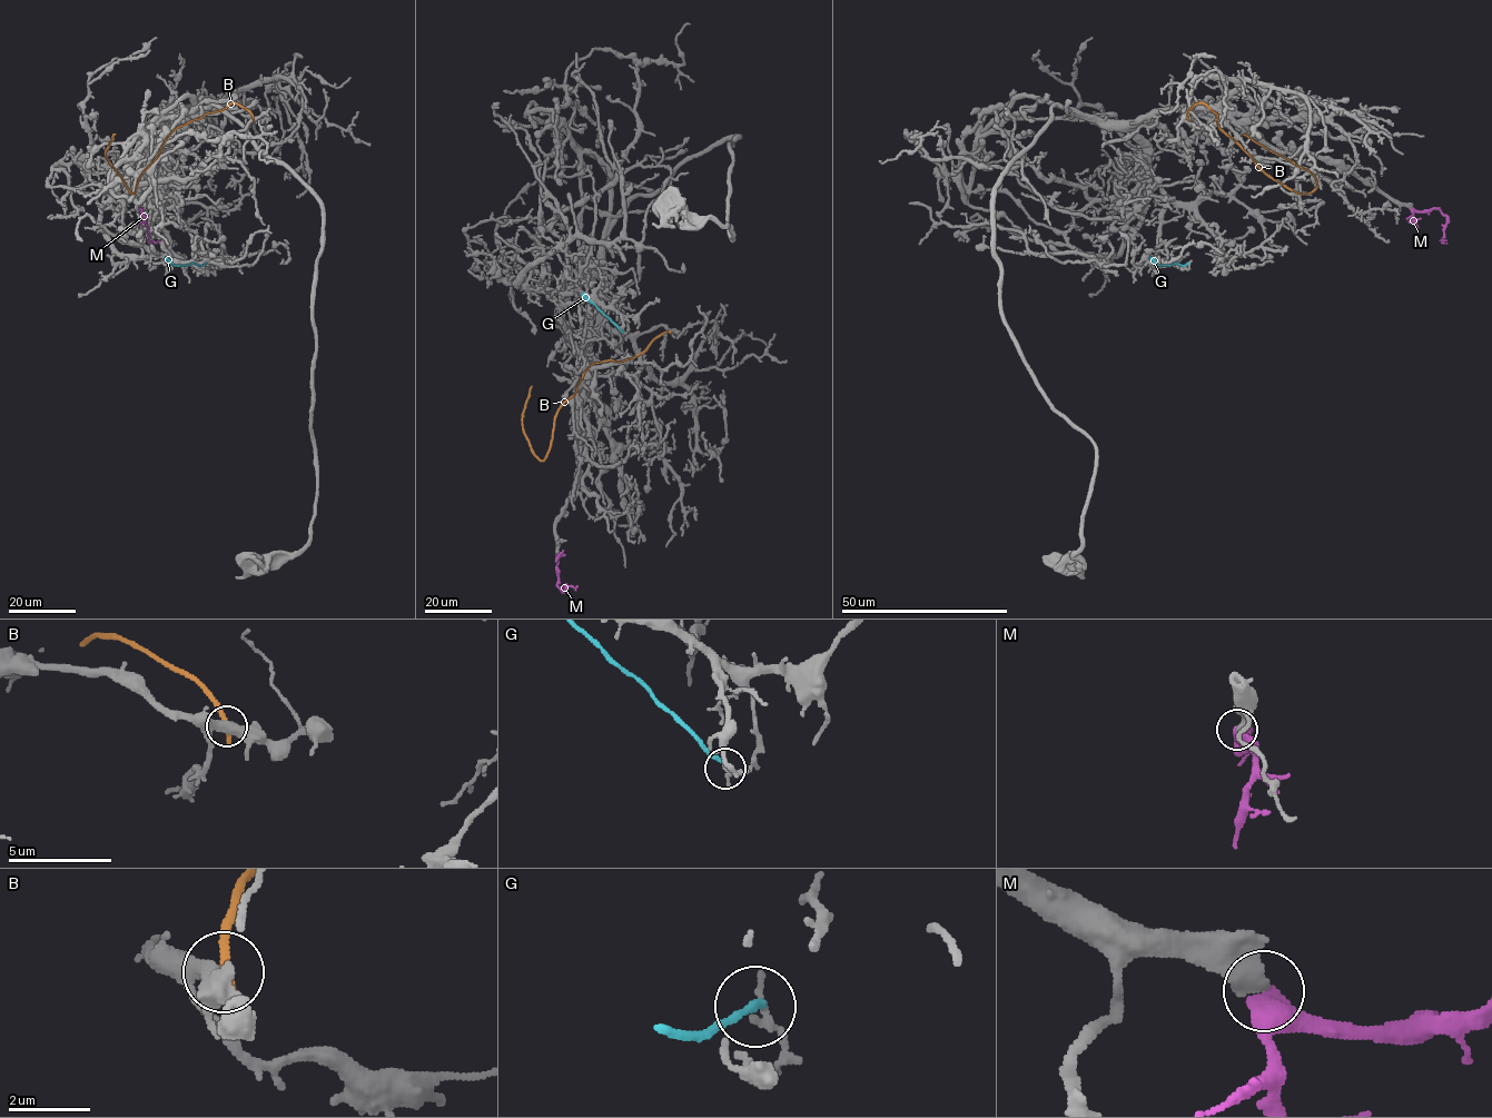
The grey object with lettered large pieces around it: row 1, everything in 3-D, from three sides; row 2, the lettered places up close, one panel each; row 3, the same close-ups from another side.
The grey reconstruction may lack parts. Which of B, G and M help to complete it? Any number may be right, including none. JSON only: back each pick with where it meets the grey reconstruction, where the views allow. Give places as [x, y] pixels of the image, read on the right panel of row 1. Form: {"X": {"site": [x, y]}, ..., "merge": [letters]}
{"M": {"site": [1412, 208]}, "merge": ["M"]}

